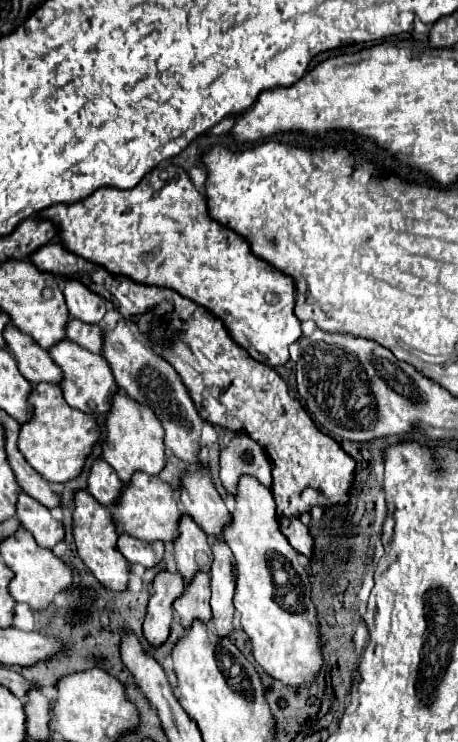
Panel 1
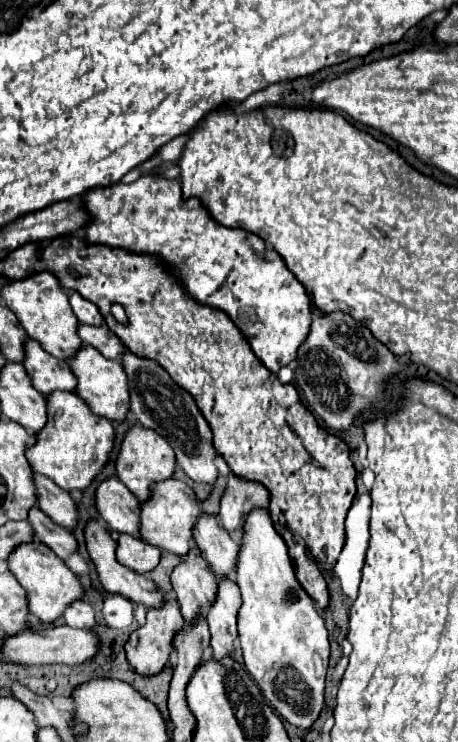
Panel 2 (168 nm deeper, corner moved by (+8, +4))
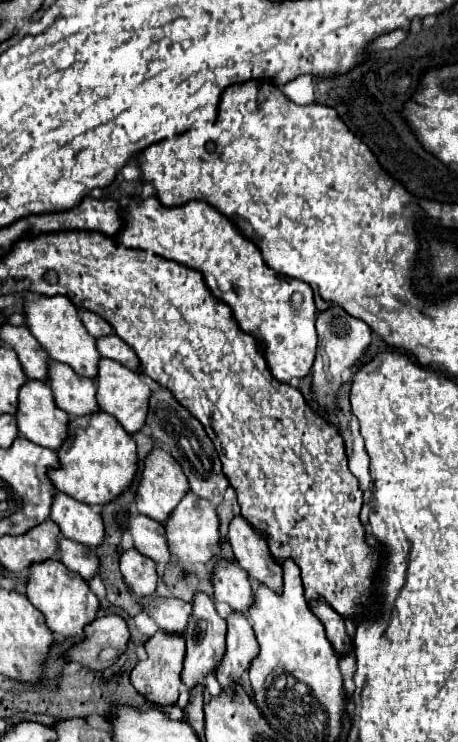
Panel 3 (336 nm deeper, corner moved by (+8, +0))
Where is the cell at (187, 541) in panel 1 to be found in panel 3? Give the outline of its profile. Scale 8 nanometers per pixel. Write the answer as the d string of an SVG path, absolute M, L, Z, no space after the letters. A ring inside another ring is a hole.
M196 593L194 597L194 613L192 621L188 623L186 629L186 657L184 657L184 669L182 669L182 683L186 685L188 691L192 691L196 685L206 687L206 675L214 673L220 665L220 659L224 657L224 637L226 637L226 623L224 619L216 613L216 607L212 599L204 593Z

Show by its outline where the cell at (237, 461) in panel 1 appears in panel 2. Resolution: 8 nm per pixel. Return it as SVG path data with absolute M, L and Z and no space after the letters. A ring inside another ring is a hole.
M234 473L228 475L228 485L220 499L218 517L224 529L230 529L228 533L232 533L234 541L240 539L240 525L244 523L244 513L248 513L252 505L268 507L268 499L270 499L268 489L258 481L248 481Z

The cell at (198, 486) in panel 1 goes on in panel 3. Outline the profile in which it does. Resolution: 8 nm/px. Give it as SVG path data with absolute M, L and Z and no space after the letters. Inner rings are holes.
M220 561L214 571L212 585L216 601L228 603L236 613L248 613L248 609L254 603L254 591L248 581L248 575L244 575L236 561Z

